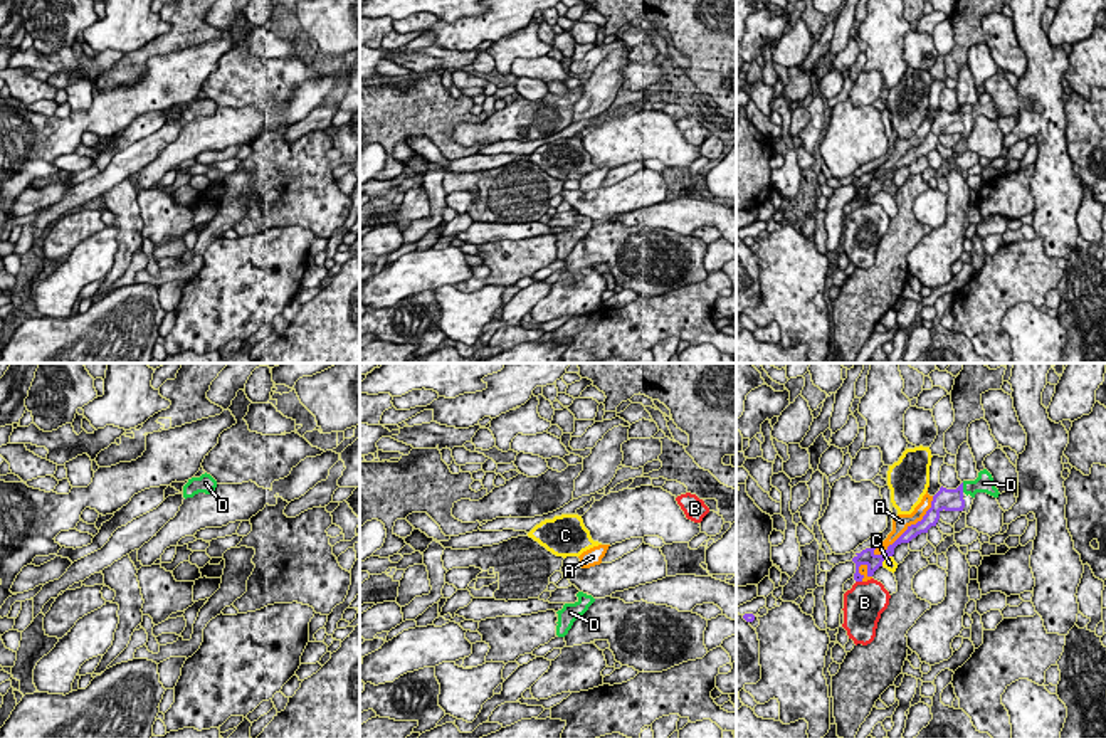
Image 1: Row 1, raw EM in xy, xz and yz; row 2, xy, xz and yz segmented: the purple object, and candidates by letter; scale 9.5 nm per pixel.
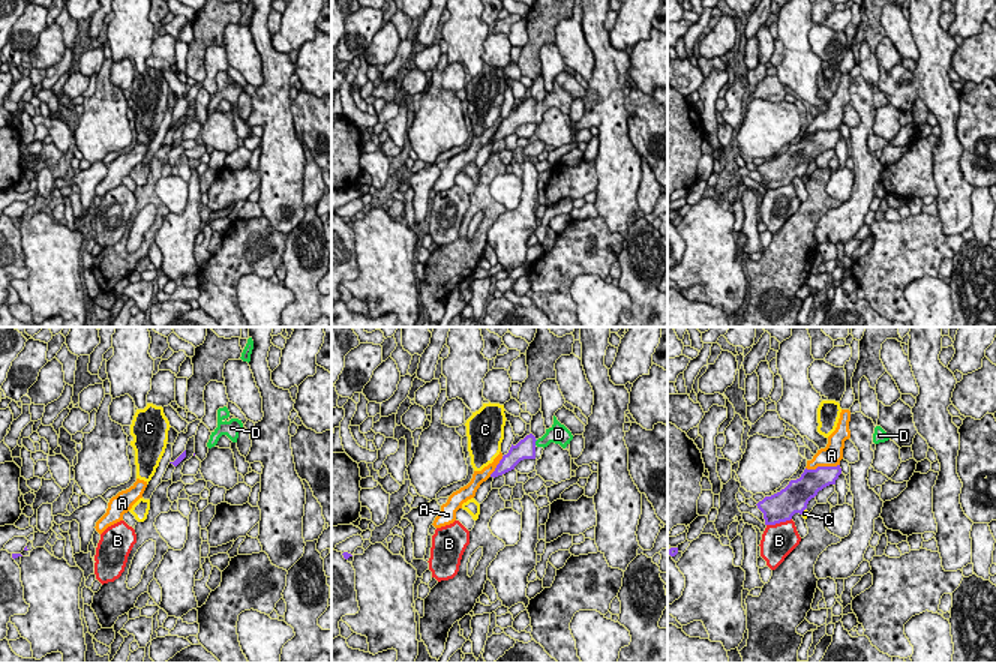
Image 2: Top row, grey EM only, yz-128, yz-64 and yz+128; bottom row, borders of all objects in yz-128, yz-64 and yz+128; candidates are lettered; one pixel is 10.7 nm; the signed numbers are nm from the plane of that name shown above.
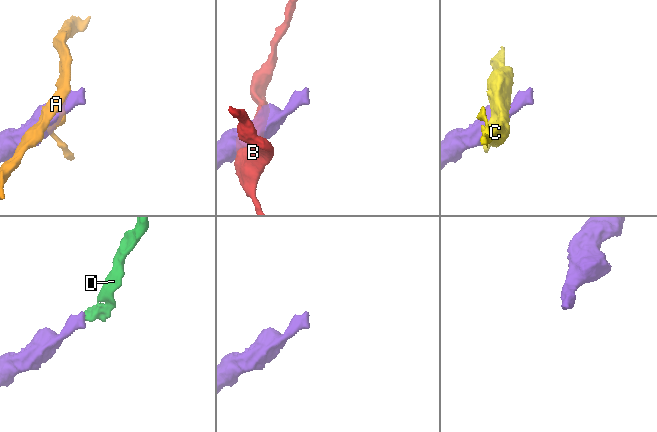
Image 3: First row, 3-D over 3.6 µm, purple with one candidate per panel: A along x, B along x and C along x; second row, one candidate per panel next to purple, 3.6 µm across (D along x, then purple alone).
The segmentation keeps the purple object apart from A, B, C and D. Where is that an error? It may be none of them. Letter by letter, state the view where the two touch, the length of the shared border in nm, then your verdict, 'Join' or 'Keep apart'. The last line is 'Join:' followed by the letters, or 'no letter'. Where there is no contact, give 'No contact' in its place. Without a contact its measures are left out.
A: Touches purple in yz. Shared border 800 nm. Keep apart
B: Touches purple in yz. Shared border 70 nm. Keep apart
C: Touches purple in yz. Shared border 150 nm. Keep apart
D: Touches purple in yz. Shared border 100 nm. Join
Join: D

